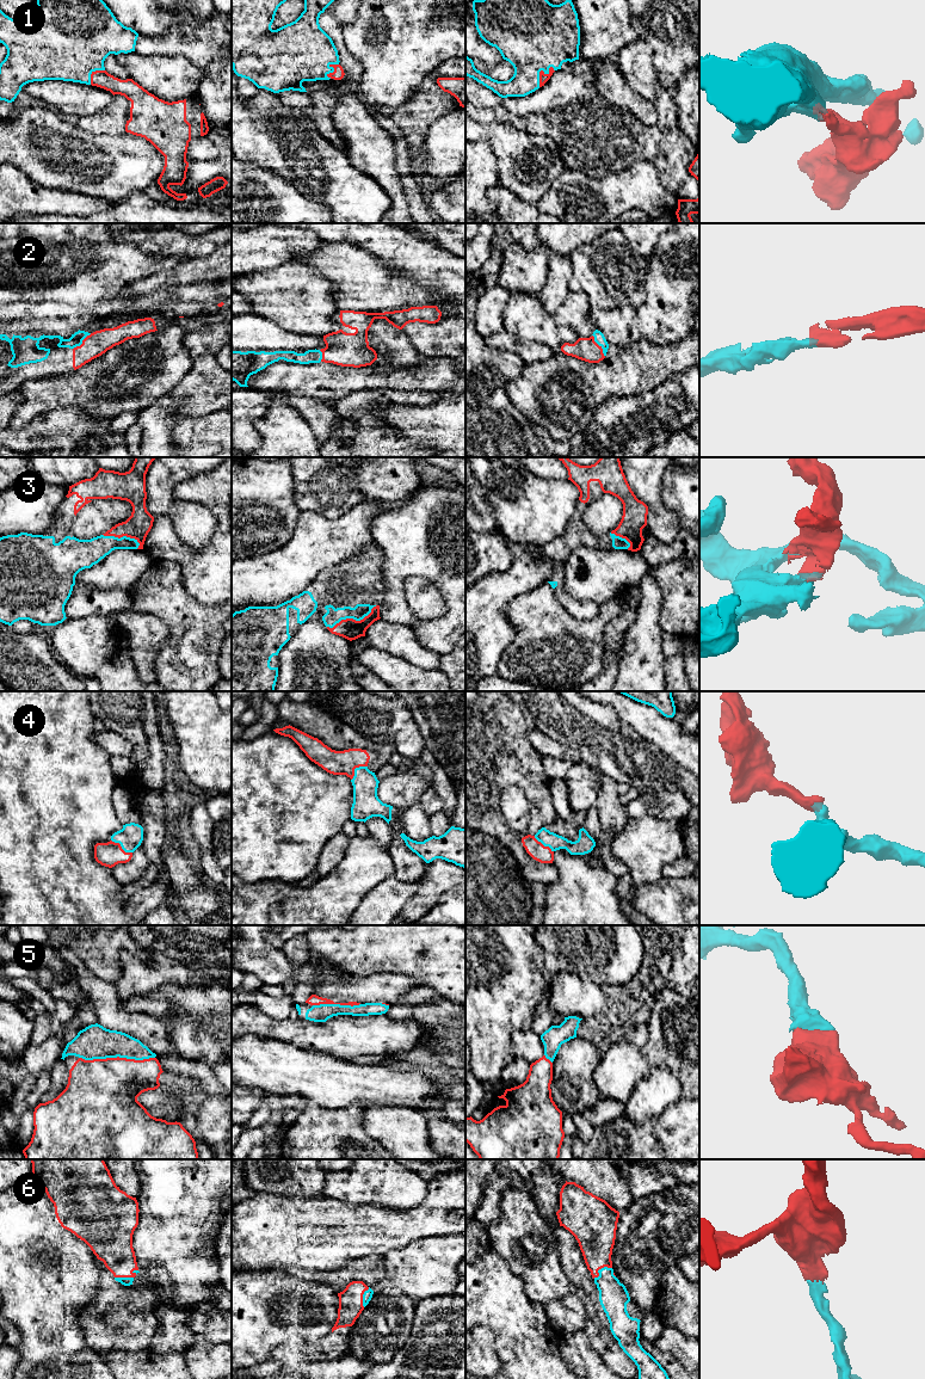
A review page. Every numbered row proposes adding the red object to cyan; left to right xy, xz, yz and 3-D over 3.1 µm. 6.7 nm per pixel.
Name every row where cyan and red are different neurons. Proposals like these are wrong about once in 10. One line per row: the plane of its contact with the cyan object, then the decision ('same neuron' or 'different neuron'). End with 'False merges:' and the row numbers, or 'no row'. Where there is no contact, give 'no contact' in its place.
1: contact in yz; same neuron
2: contact in yz; same neuron
3: contact in xz; same neuron
4: contact in xy; same neuron
5: contact in xy; same neuron
6: contact in yz; same neuron
False merges: no row

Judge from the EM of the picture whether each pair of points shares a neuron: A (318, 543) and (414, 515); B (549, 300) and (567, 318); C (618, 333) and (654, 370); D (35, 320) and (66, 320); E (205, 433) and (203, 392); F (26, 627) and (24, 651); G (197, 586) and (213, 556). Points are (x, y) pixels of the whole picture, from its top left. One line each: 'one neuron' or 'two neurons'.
A: two neurons
B: two neurons
C: two neurons
D: one neuron
E: two neurons
F: two neurons
G: one neuron

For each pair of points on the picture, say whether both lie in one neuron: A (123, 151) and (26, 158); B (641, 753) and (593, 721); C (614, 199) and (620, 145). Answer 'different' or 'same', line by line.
A: same
B: same
C: different

